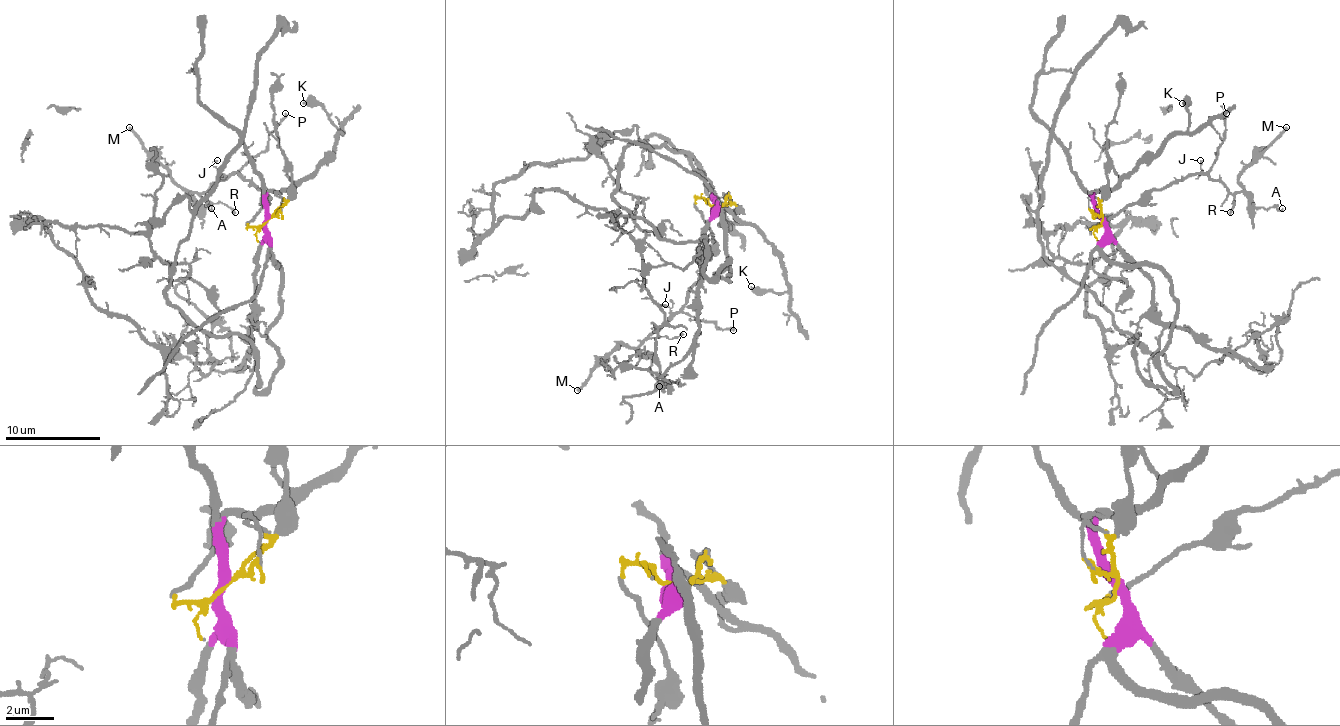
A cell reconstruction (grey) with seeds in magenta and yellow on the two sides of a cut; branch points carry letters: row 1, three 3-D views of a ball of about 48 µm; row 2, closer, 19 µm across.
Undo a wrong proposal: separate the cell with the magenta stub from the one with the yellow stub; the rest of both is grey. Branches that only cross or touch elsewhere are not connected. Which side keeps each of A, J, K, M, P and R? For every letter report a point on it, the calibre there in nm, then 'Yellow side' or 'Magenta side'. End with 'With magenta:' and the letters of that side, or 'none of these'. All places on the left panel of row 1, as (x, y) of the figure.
A: Place: (211, 208). Thickness 100 nm. Yellow side
J: Place: (217, 160). Thickness 110 nm. Yellow side
K: Place: (303, 103). Thickness 400 nm. Magenta side
M: Place: (129, 127). Thickness 220 nm. Yellow side
P: Place: (285, 113). Thickness 180 nm. Yellow side
R: Place: (235, 212). Thickness 150 nm. Yellow side
With magenta: K

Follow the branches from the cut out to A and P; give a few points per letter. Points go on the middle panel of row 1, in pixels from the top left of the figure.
A: (714, 207), (695, 200), (712, 250), (700, 279), (638, 348), (660, 386)
P: (714, 207), (705, 200), (695, 200), (698, 212), (710, 226), (712, 250), (684, 310), (734, 331)

